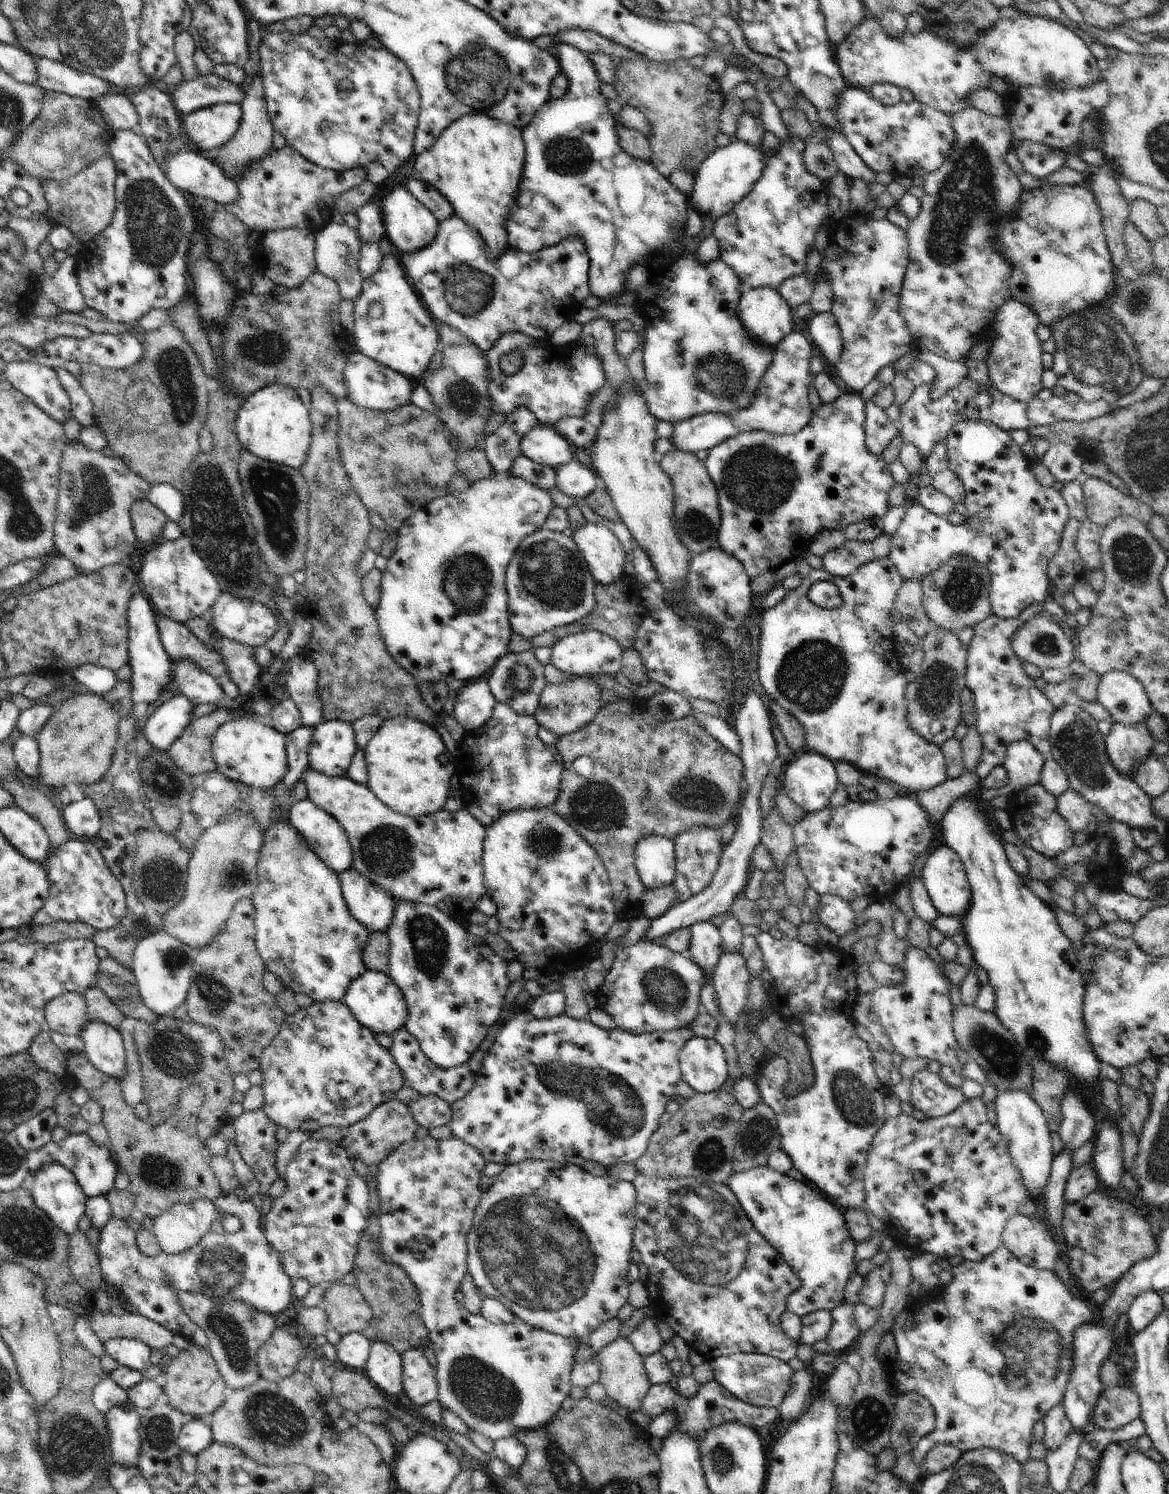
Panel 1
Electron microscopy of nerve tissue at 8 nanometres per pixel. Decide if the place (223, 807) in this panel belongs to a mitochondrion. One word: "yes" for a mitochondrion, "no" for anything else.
no

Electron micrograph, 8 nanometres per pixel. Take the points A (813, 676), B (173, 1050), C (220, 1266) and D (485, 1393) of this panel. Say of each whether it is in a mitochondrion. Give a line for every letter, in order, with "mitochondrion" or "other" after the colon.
A: mitochondrion
B: mitochondrion
C: mitochondrion
D: mitochondrion

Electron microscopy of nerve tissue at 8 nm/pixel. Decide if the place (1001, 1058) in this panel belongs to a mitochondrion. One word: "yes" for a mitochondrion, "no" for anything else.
yes

